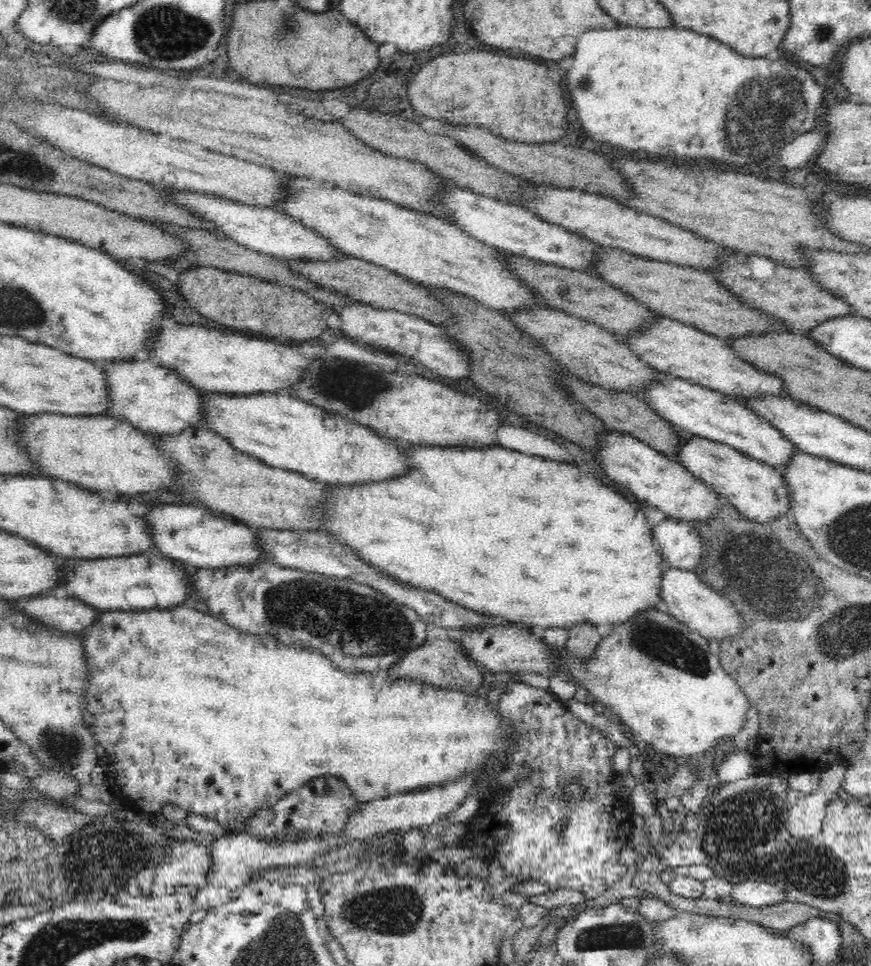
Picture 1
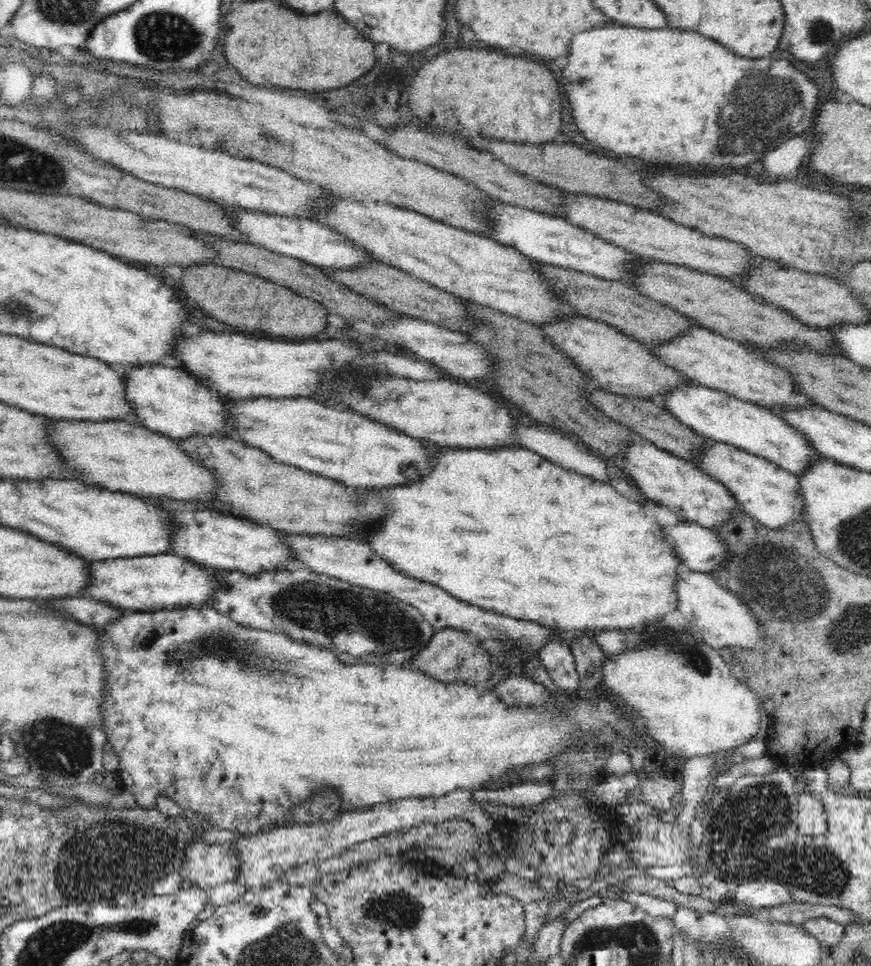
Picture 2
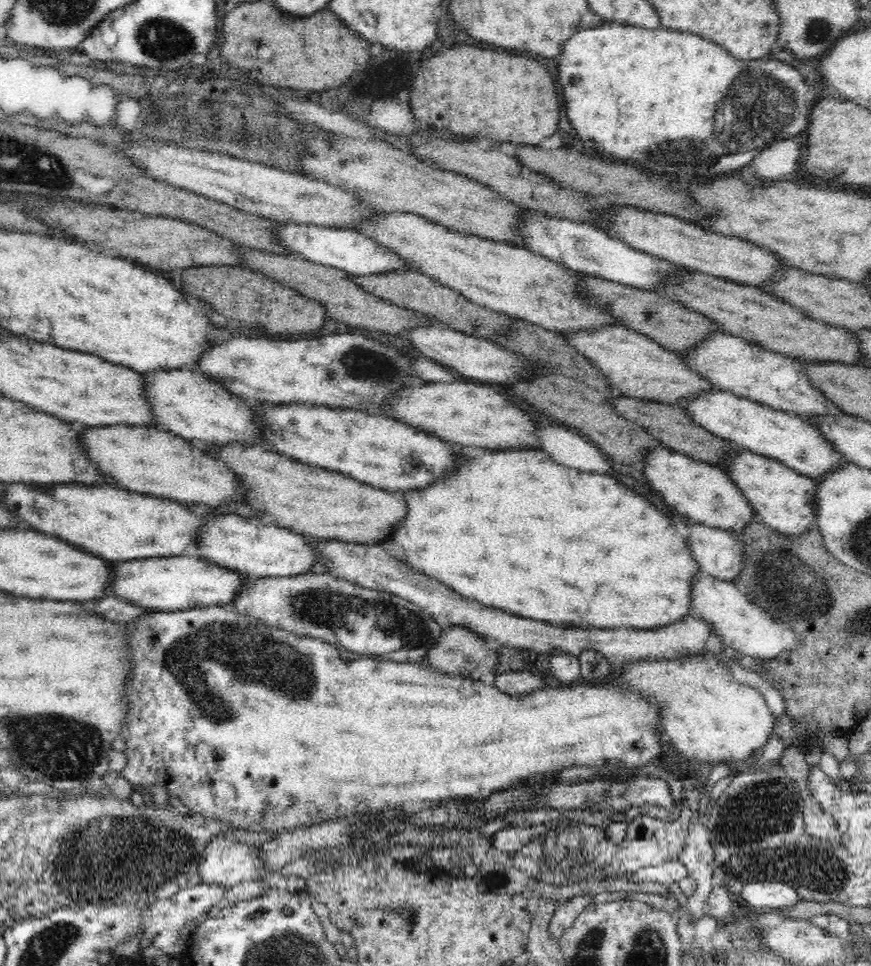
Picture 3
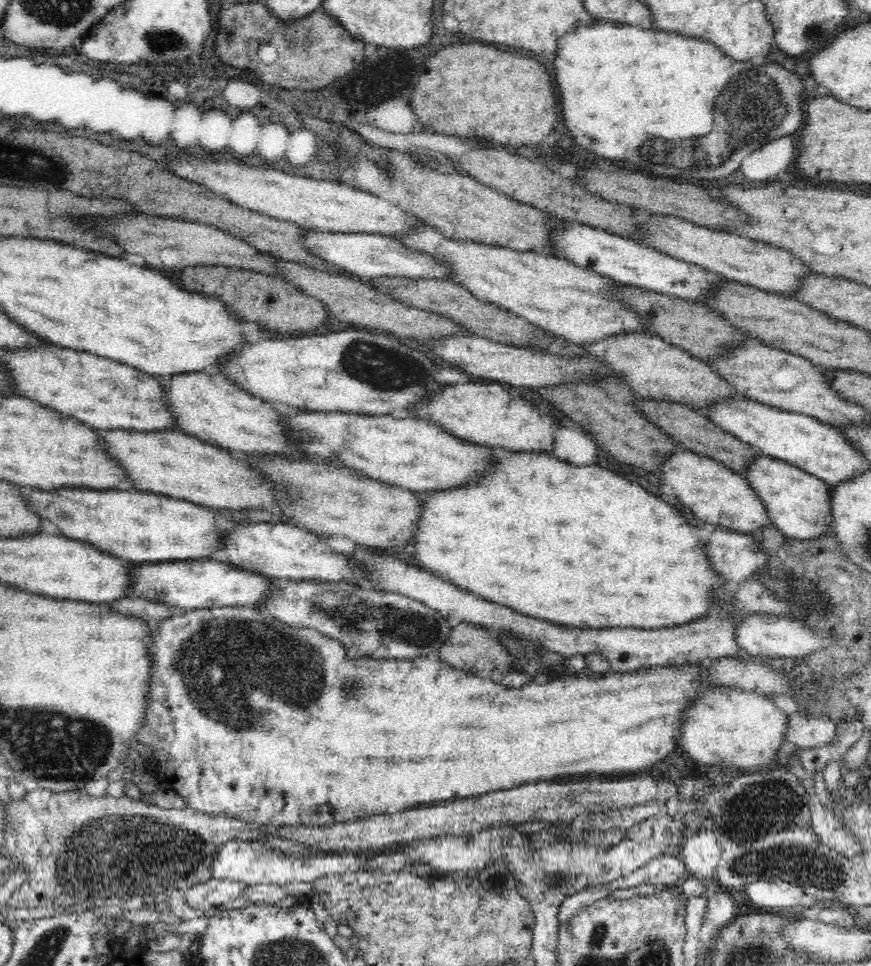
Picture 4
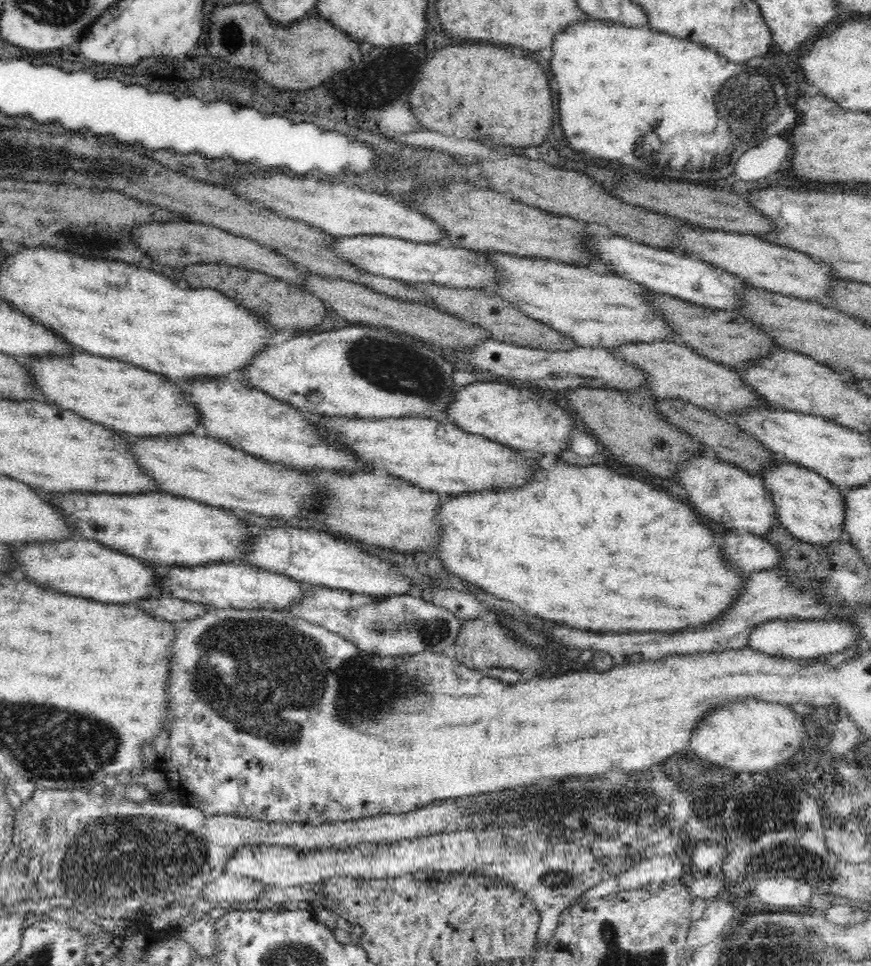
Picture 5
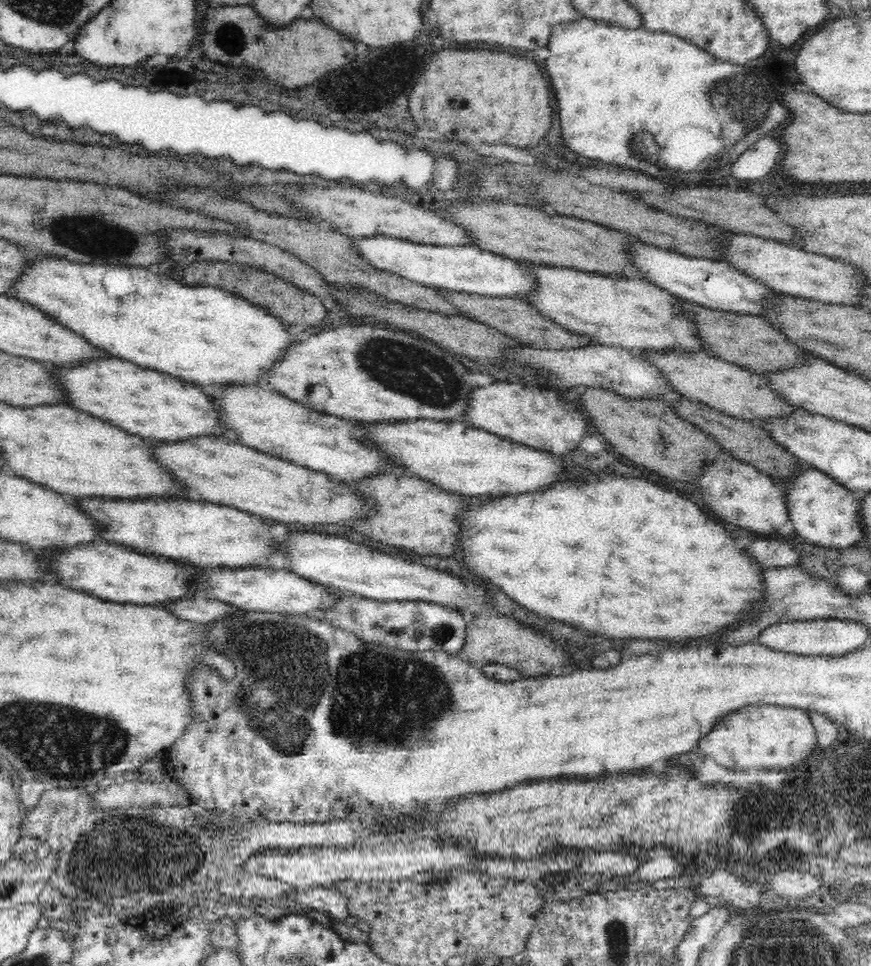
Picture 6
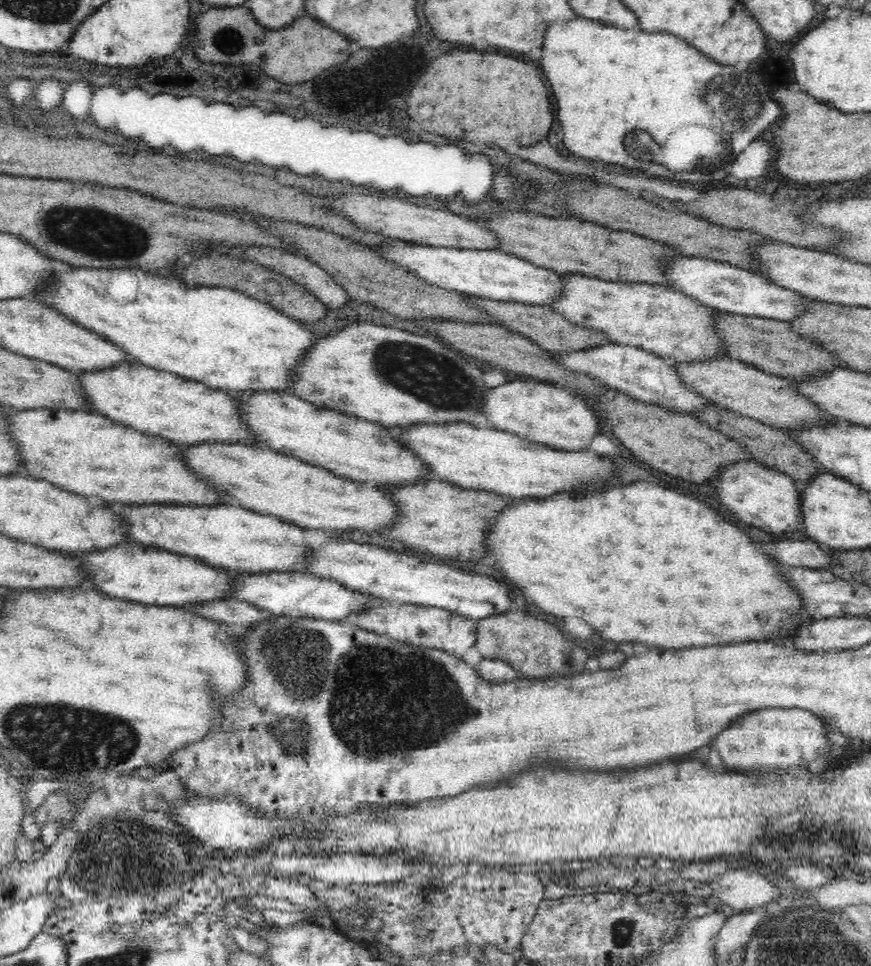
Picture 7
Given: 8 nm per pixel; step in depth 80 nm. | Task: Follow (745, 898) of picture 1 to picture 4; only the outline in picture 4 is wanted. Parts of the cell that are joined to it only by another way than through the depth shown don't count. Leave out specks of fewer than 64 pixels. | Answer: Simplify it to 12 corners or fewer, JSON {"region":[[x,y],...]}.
{"region":[[778,880],[746,884],[754,909],[799,910],[810,902],[802,886]]}

